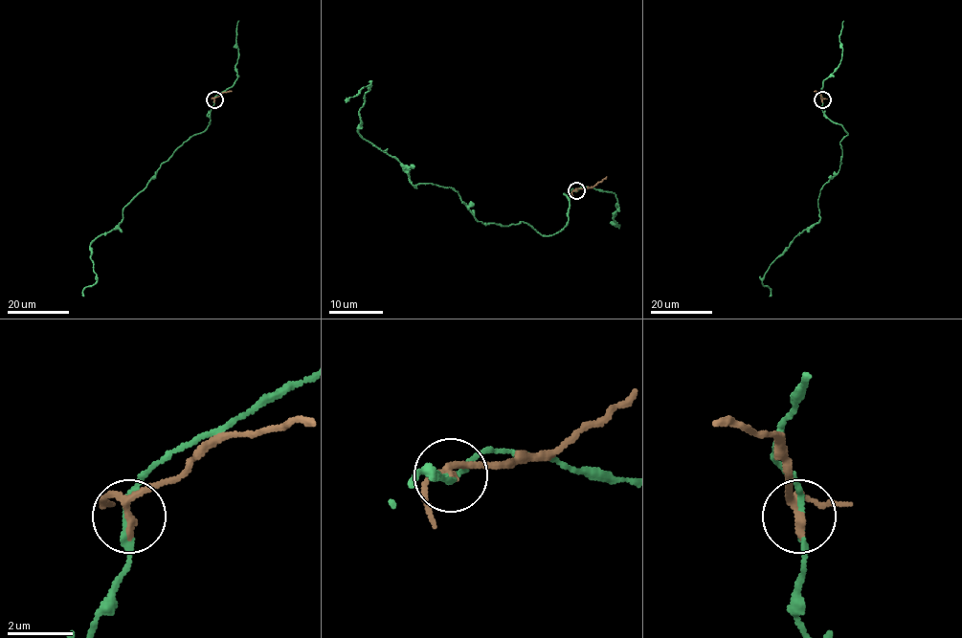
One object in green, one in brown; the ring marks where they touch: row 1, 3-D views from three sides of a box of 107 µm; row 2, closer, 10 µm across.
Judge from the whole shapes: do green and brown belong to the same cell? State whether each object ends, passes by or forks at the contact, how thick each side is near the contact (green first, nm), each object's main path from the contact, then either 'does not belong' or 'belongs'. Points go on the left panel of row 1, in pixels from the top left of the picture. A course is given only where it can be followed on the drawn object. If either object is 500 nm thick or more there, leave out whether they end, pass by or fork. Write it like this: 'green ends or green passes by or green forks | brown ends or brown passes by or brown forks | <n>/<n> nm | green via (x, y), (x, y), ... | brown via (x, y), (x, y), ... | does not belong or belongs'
green passes by | brown passes by | 170/220 nm | green via (213, 99), (203, 131), (161, 164), (124, 208), (123, 220), (90, 244), (97, 281), (83, 289), (82, 296) | brown via (214, 99), (223, 93), (231, 91) | belongs

